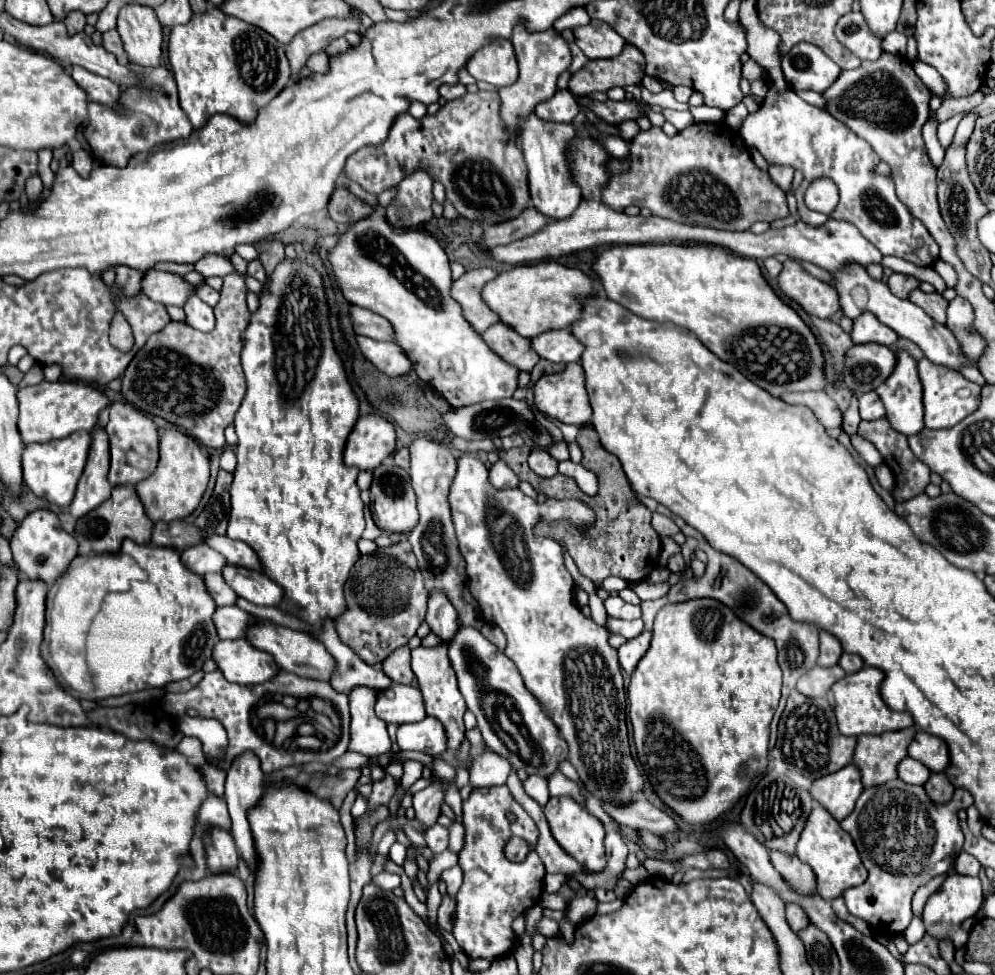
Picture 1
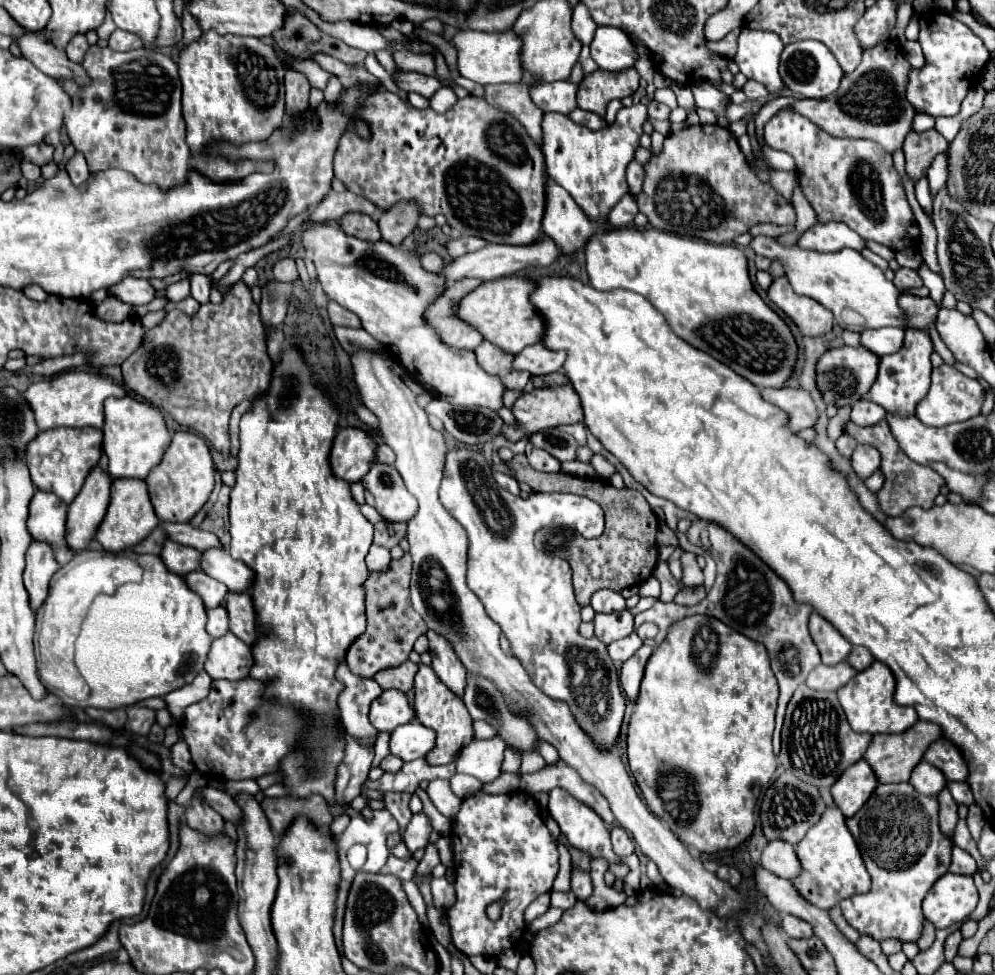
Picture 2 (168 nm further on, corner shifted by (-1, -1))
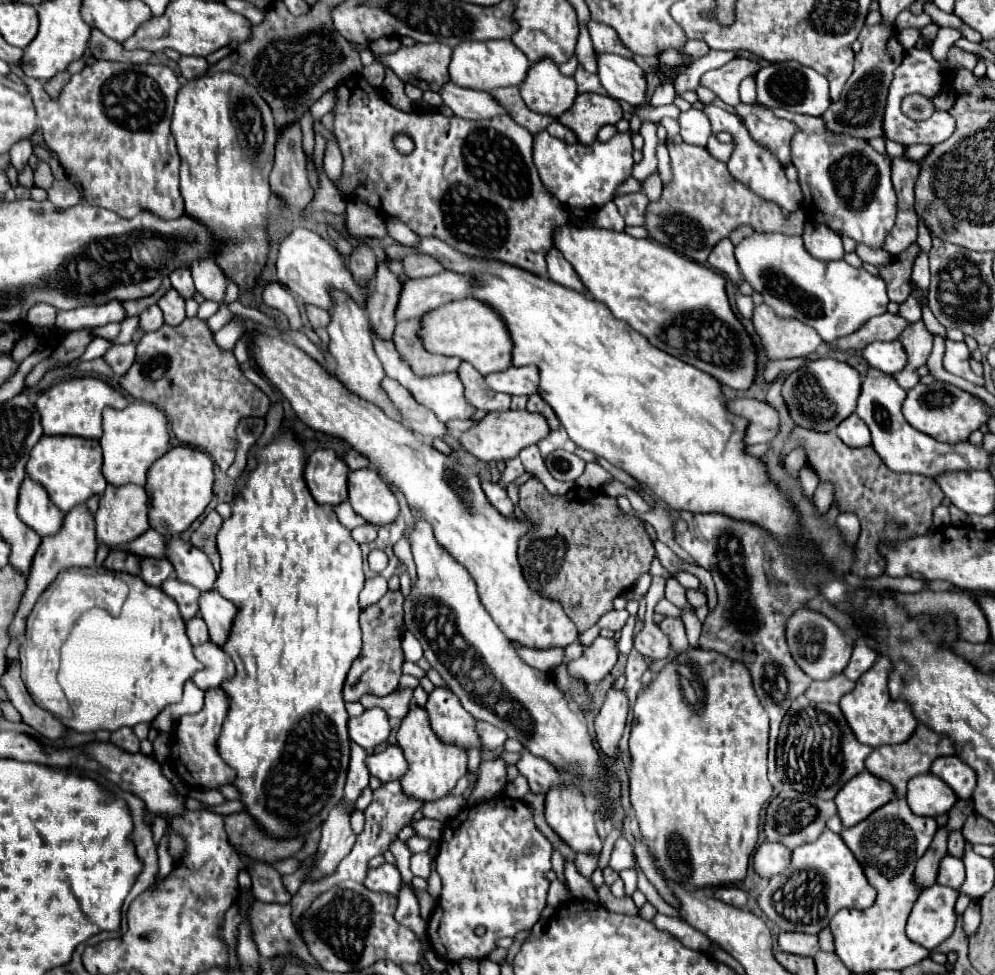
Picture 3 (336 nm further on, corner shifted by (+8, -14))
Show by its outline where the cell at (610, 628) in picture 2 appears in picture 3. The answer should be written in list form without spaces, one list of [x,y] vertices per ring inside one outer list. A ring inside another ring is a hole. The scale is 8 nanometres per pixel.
[[[597,637],[591,647],[583,651],[583,655],[567,665],[569,675],[581,679],[587,689],[599,683],[617,663],[617,645],[613,639]]]

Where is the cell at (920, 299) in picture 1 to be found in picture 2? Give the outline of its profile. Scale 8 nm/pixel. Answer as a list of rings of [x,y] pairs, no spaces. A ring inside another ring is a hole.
[[[900,294],[898,304],[906,310],[908,322],[914,328],[928,330],[930,324],[936,322],[938,304],[932,298],[920,298],[920,296],[914,296],[914,294]]]

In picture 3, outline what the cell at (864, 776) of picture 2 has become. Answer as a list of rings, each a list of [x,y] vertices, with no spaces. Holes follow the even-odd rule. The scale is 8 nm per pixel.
[[[863,771],[857,779],[851,779],[843,785],[843,789],[835,797],[835,805],[843,827],[853,827],[867,819],[877,807],[895,799],[895,789],[891,783]]]

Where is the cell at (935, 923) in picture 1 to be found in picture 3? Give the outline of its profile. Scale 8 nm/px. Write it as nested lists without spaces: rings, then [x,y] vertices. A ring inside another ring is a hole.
[[[933,885],[923,891],[909,915],[907,937],[929,951],[943,943],[955,929],[955,901],[959,891],[951,887]]]

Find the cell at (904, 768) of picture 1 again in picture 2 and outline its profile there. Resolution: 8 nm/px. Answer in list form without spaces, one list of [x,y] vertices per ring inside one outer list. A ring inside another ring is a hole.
[[[922,760],[922,762],[914,768],[914,772],[912,772],[912,776],[910,776],[910,784],[912,784],[920,794],[936,796],[936,794],[946,786],[946,778],[944,778],[944,774],[942,774],[938,768],[934,768],[932,764],[928,764],[928,762]]]

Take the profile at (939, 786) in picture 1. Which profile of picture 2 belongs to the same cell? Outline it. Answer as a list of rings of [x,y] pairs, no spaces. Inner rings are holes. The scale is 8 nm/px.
[[[942,792],[936,798],[940,804],[940,828],[944,834],[950,836],[956,828],[956,822],[958,822],[958,804],[950,796],[950,792]]]

